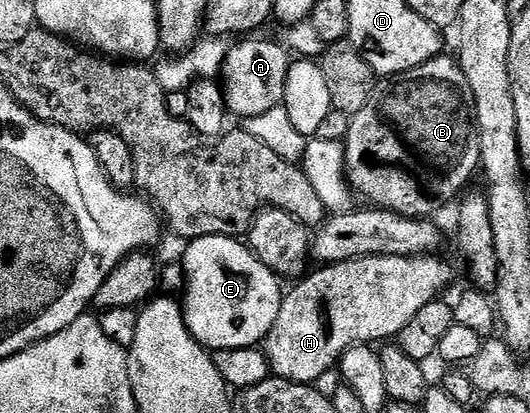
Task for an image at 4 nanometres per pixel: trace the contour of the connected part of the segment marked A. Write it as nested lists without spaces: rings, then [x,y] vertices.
[[[241,39],[238,45],[229,45],[229,54],[221,66],[219,74],[223,82],[225,107],[230,114],[240,119],[261,117],[265,112],[282,104],[284,85],[291,64],[291,53],[284,44],[276,45],[273,41],[253,41],[257,39]]]

